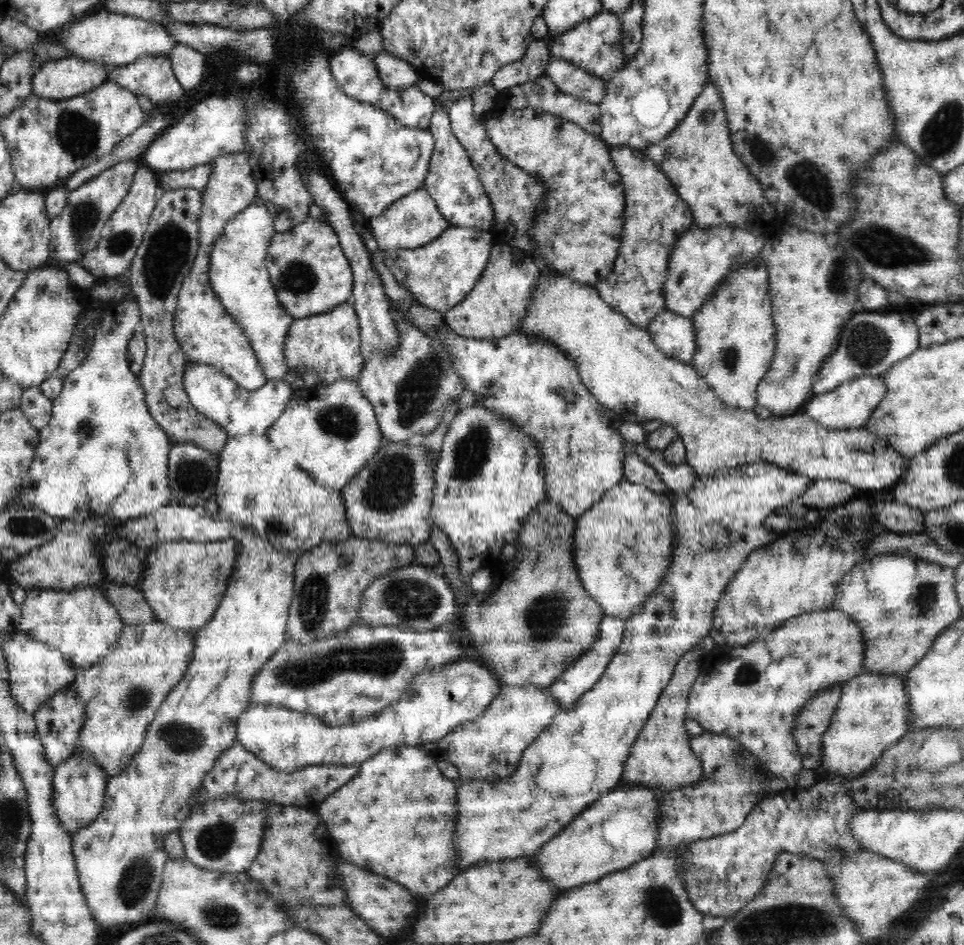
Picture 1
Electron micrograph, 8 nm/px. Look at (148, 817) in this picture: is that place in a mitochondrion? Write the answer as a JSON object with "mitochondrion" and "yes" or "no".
{"mitochondrion":"no"}

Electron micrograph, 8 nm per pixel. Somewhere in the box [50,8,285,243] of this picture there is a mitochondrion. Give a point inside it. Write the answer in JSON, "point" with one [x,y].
{"point":[78,134]}

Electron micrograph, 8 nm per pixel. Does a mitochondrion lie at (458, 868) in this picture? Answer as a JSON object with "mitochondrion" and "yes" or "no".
{"mitochondrion":"no"}

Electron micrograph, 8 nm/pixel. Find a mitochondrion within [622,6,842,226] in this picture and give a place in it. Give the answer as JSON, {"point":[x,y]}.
{"point":[819,197]}

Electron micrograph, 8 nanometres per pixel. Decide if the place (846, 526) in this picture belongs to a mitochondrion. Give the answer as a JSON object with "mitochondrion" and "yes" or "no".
{"mitochondrion":"yes"}

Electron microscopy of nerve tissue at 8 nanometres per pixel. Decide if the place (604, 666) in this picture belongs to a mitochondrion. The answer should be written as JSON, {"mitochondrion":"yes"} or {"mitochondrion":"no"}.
{"mitochondrion":"no"}

